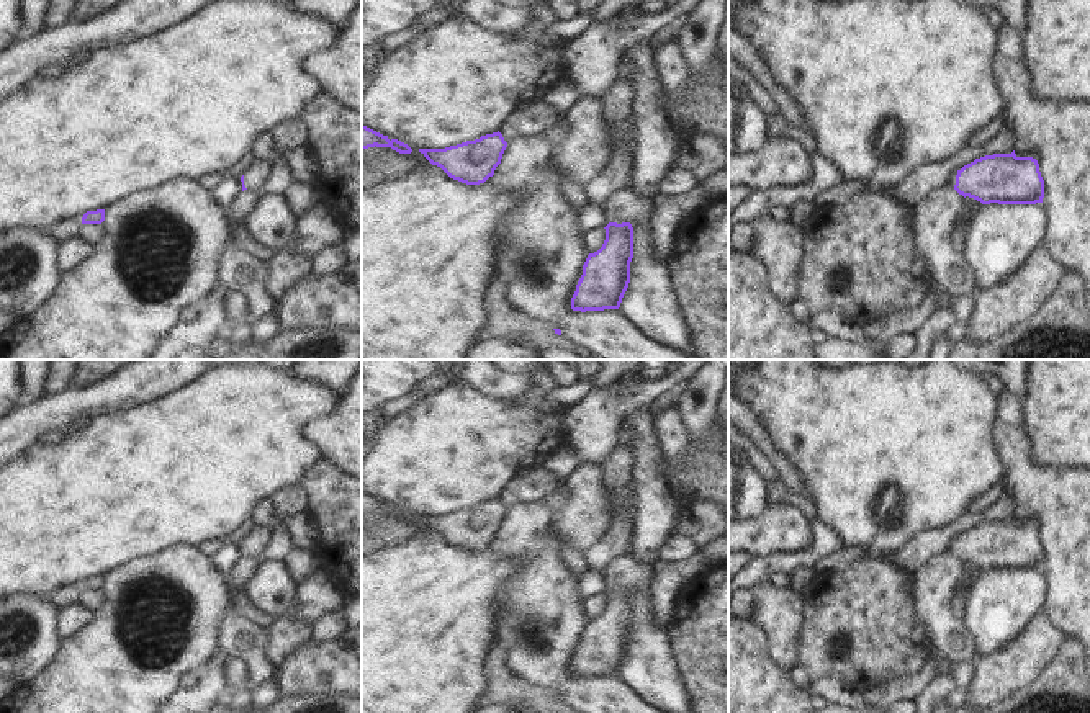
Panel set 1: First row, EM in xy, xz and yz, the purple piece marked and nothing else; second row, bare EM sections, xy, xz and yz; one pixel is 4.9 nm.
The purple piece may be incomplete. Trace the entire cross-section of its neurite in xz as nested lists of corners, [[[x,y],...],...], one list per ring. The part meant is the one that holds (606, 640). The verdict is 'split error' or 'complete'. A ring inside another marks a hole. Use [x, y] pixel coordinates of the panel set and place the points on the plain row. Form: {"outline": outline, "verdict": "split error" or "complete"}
{"outline": [[[609,589],[602,613],[589,620],[571,664],[573,677],[619,675],[630,649],[633,594],[630,589]]], "verdict": "complete"}

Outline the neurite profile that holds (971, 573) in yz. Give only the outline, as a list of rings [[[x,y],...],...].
[[[969,563],[964,564],[962,581],[959,582],[959,589],[954,594],[951,603],[953,613],[957,620],[966,618],[967,589],[977,582],[980,572],[982,572],[980,567]]]

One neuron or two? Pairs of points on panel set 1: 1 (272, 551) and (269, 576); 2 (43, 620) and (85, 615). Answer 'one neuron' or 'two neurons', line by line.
1: two neurons
2: two neurons

